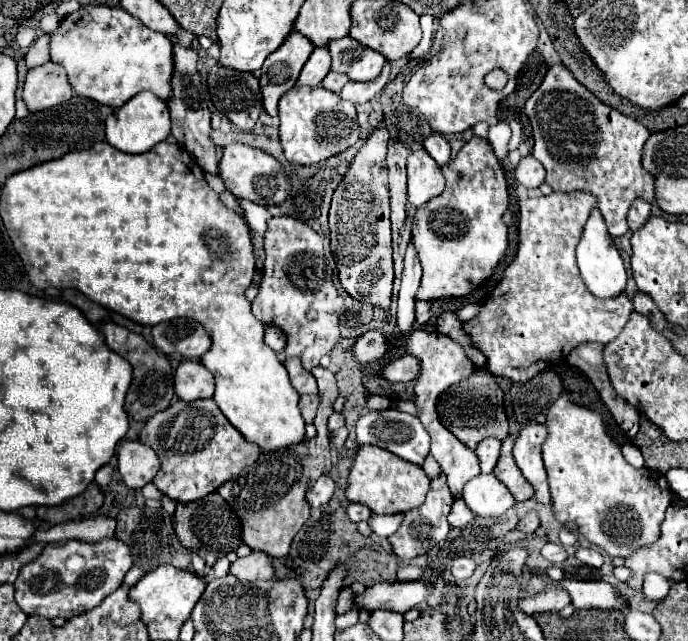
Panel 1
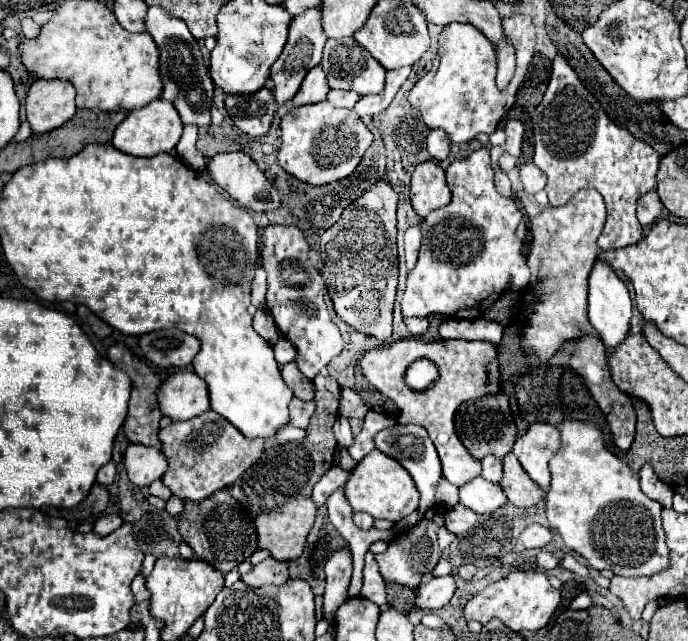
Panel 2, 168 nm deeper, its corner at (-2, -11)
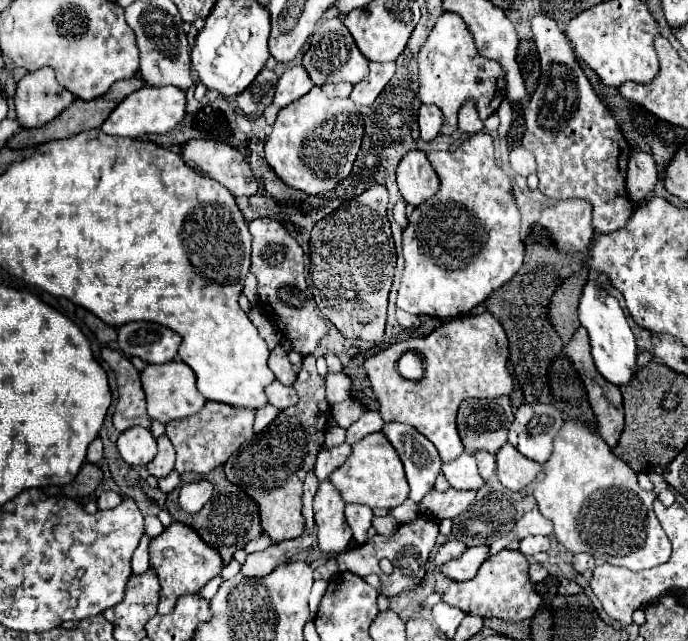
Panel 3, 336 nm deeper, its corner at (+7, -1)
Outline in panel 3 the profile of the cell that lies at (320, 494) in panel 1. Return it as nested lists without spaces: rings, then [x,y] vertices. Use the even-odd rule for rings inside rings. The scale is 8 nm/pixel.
[[[342,443],[342,445],[332,447],[332,449],[322,447],[320,453],[318,453],[318,459],[316,459],[316,465],[314,465],[316,477],[318,477],[320,481],[328,479],[328,475],[330,475],[338,465],[342,465],[342,463],[350,457],[350,453],[352,453],[352,447],[350,447],[348,443]]]

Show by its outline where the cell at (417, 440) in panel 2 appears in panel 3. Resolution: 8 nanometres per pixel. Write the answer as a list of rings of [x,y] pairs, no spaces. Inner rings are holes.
[[[386,423],[382,431],[404,463],[410,483],[410,499],[414,503],[420,503],[440,475],[442,461],[436,447],[424,435],[416,433],[410,425]]]

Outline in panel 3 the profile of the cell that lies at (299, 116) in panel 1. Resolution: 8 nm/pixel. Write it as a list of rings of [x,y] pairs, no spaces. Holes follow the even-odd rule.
[[[312,87],[304,97],[278,111],[278,119],[272,125],[272,133],[266,139],[264,157],[266,163],[272,167],[272,171],[292,189],[298,189],[306,195],[324,195],[350,175],[354,159],[360,151],[362,135],[364,135],[364,119],[350,99],[330,99],[320,87]]]

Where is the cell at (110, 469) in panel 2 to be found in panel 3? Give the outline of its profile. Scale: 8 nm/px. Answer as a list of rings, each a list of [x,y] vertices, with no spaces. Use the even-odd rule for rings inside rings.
[[[96,437],[96,439],[90,443],[90,447],[88,447],[86,461],[90,461],[90,463],[98,463],[100,459],[102,459],[102,441],[100,441],[100,437]]]

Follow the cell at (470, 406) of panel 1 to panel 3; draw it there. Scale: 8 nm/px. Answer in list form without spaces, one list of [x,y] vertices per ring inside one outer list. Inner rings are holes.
[[[508,397],[498,399],[466,399],[458,409],[458,433],[468,453],[490,451],[496,453],[506,443],[506,433],[512,425],[512,405]]]

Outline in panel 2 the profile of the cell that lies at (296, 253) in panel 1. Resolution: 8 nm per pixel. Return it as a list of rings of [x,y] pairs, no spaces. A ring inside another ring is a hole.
[[[269,225],[263,229],[263,267],[267,271],[267,309],[277,329],[297,347],[297,367],[313,379],[333,357],[343,351],[343,339],[331,319],[327,305],[327,285],[321,273],[309,263],[309,243],[293,225]]]

